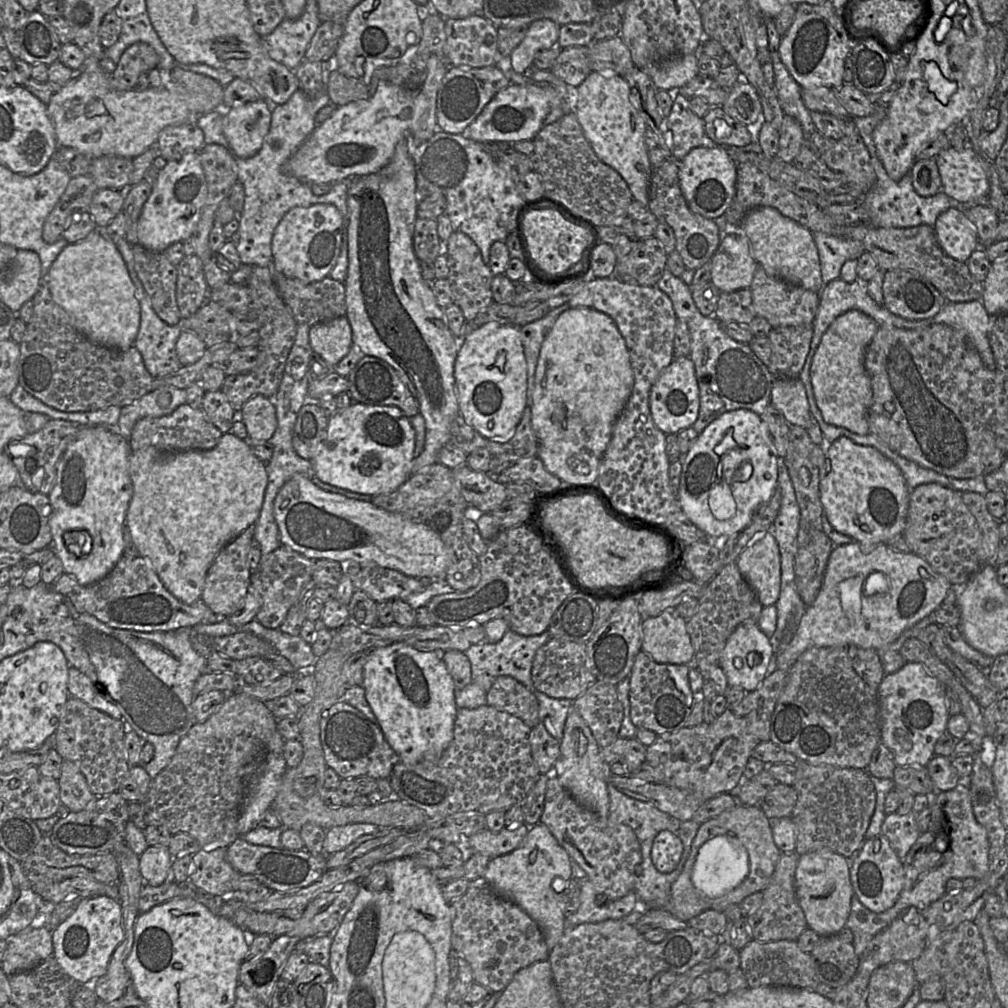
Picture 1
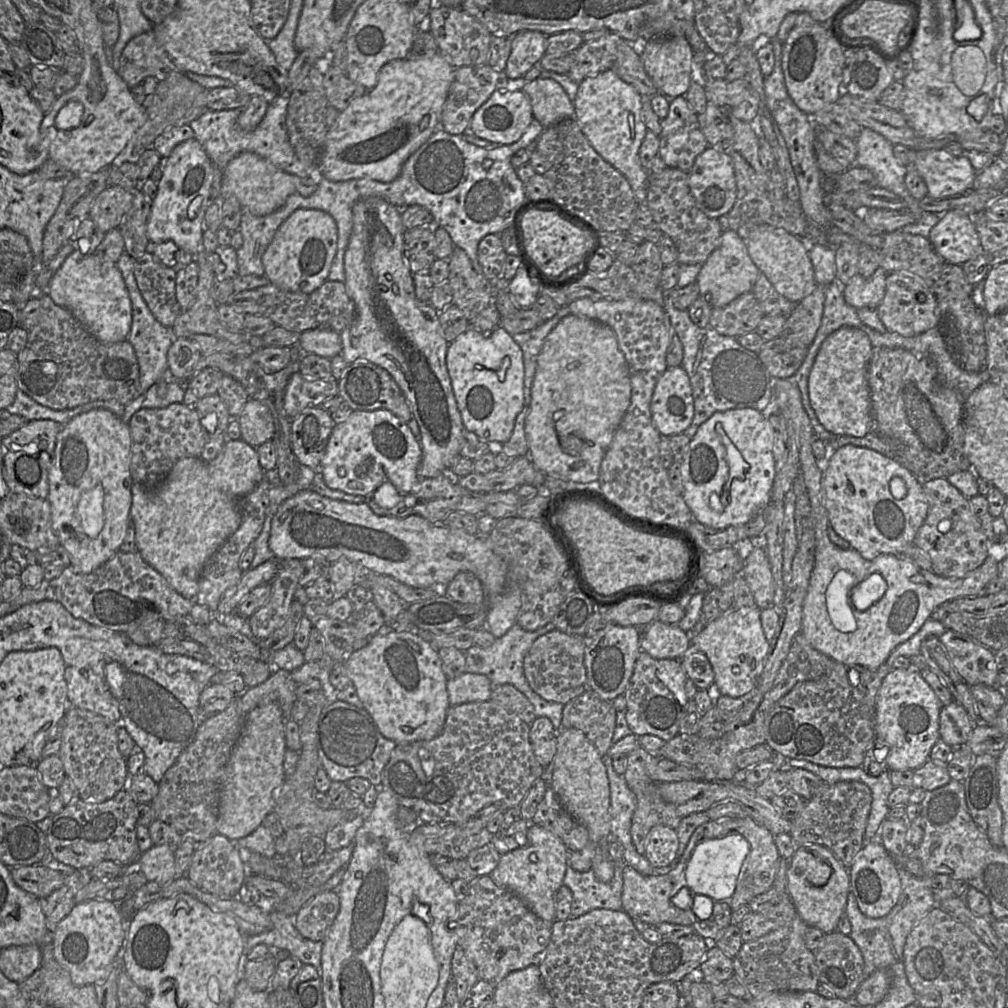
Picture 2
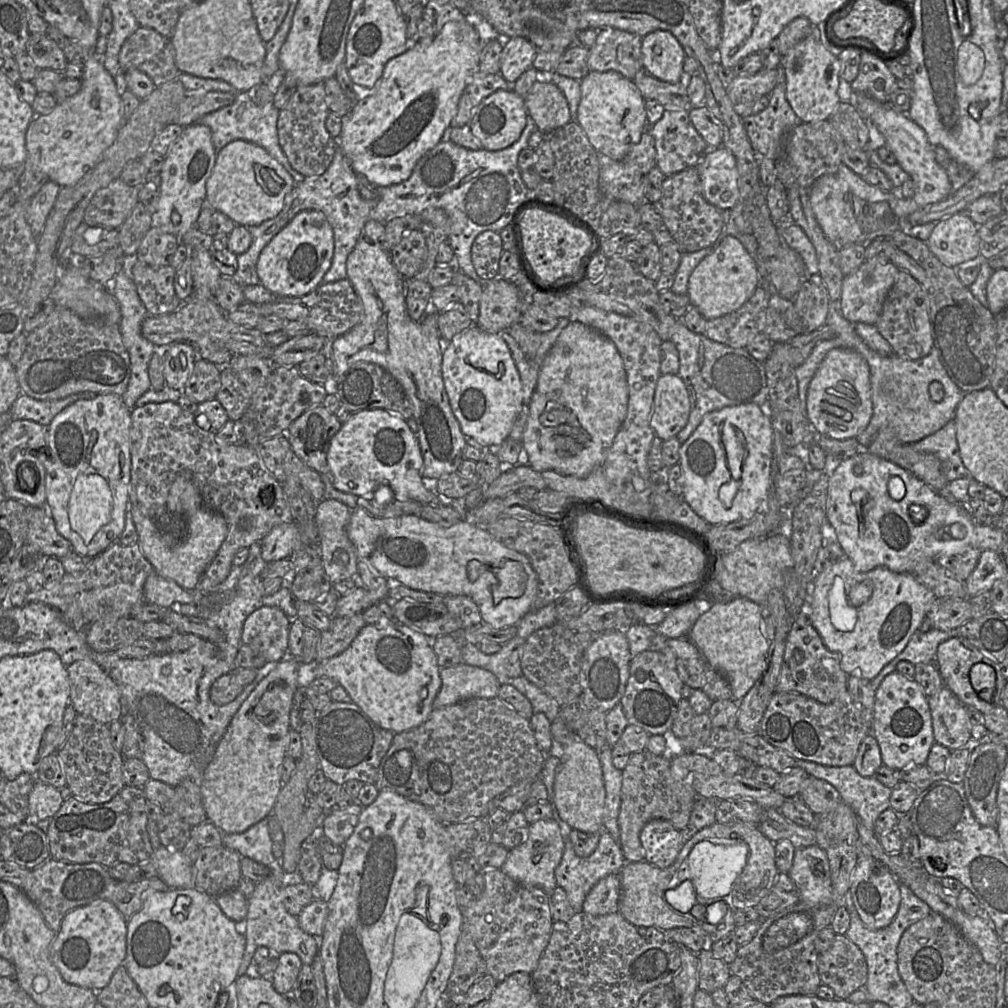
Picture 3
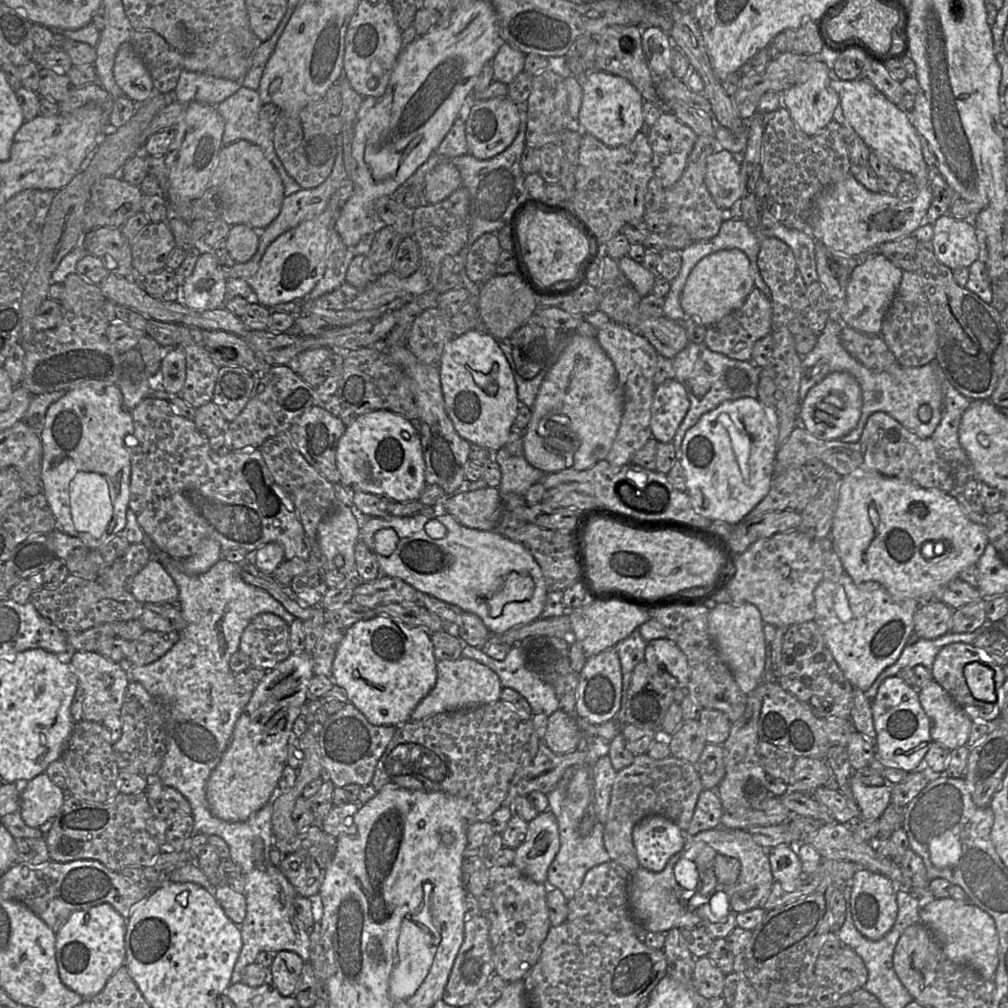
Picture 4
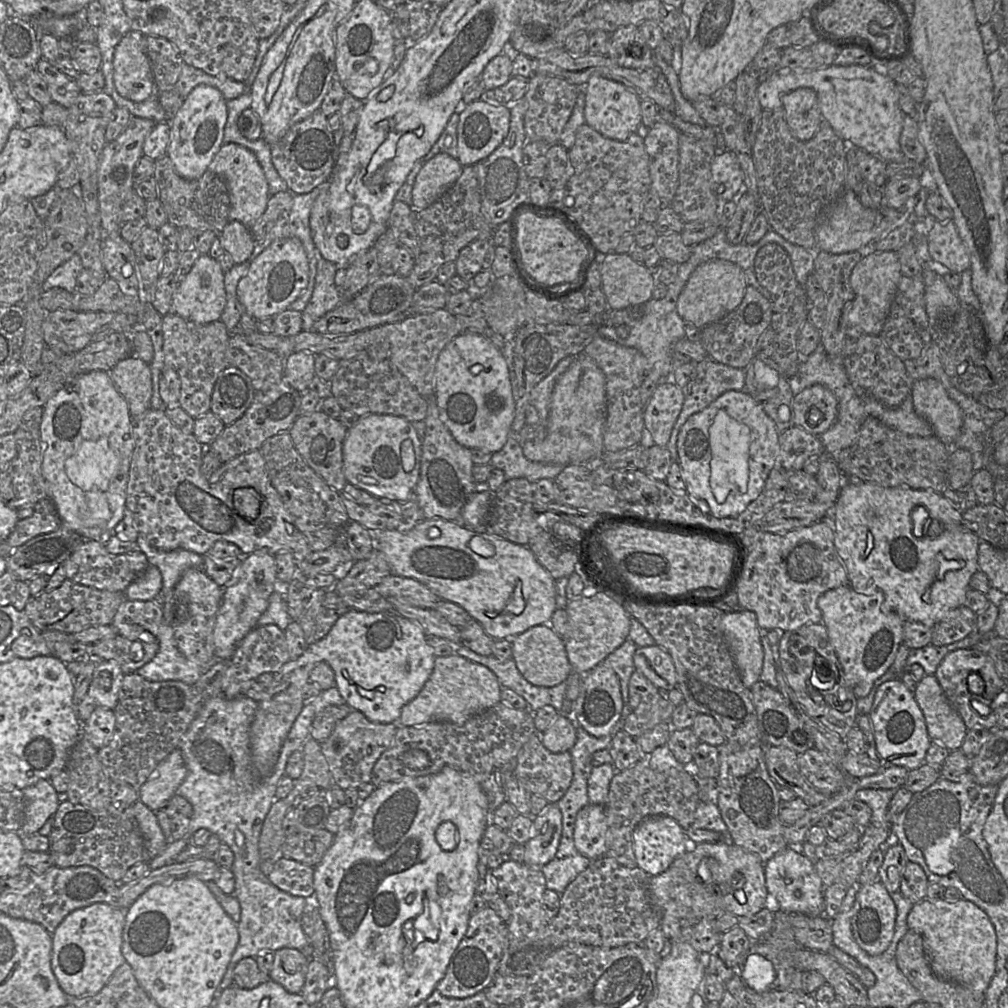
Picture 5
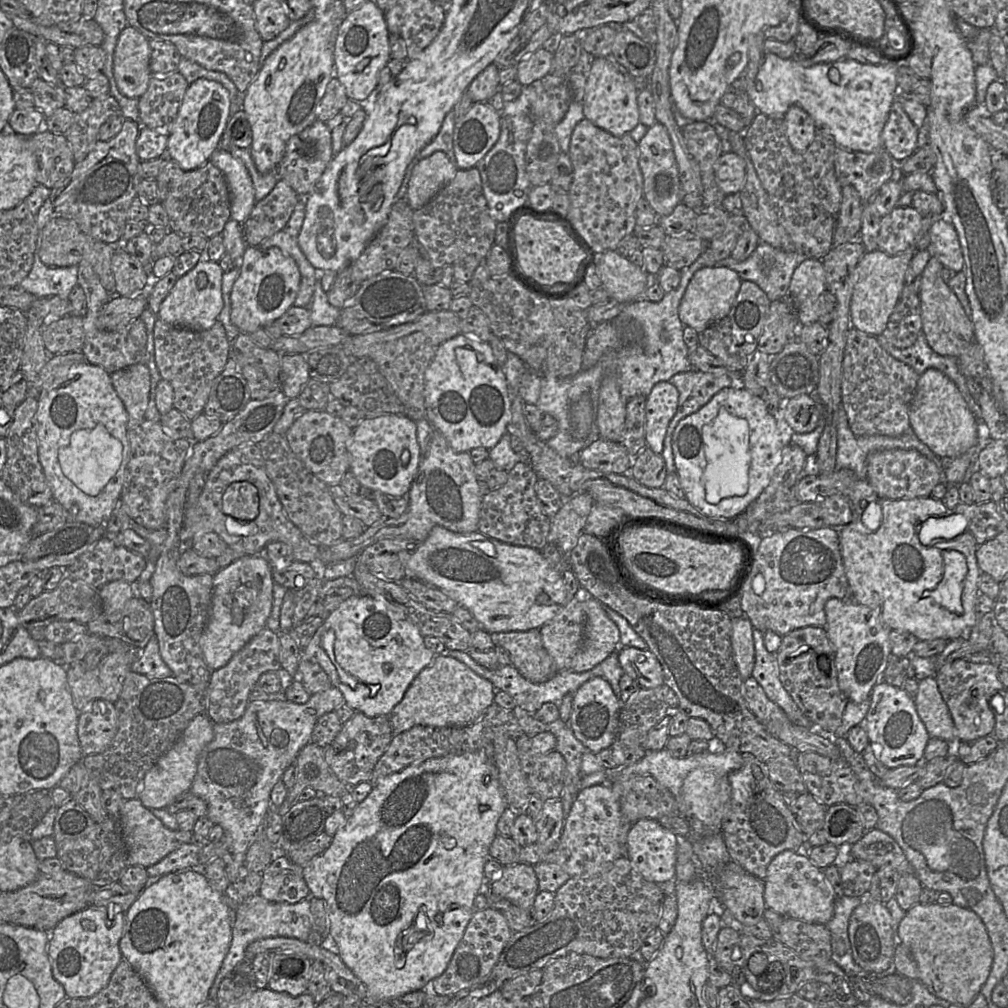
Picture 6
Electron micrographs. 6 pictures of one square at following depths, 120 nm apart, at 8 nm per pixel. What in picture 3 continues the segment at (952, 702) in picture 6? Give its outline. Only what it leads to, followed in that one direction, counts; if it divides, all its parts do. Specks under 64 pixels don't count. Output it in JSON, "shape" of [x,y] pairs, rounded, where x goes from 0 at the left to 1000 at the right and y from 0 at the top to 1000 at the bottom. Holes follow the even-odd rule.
{"shape":[[[944,632],[932,639],[929,646],[929,657],[928,660],[936,675],[936,680],[941,683],[944,688],[957,699],[964,700],[974,708],[980,707],[985,701],[994,699],[994,687],[999,677],[994,671],[991,659],[978,652],[973,646],[965,641],[958,633]],[[968,658],[976,658],[986,663],[988,669],[988,682],[985,692],[982,696],[974,694],[965,684],[961,666],[963,662]]]}

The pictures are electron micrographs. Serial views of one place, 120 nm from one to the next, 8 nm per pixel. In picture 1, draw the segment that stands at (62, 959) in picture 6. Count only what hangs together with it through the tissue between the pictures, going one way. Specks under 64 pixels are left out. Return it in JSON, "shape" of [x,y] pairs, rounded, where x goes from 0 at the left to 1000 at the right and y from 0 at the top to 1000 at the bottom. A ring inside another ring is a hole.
{"shape":[[[104,888],[93,889],[81,893],[72,906],[52,923],[53,948],[70,970],[79,976],[87,975],[91,970],[98,970],[105,965],[109,950],[122,931],[122,910],[118,894]]]}

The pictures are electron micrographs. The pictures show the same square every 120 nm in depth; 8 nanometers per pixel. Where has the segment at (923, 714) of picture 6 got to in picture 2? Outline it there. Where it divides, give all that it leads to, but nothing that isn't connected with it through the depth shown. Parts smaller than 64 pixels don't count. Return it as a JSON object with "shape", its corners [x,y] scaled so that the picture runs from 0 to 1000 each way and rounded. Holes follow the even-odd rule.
{"shape":[[[947,695],[935,700],[932,709],[932,729],[938,737],[945,741],[958,739],[967,717],[957,703]]]}

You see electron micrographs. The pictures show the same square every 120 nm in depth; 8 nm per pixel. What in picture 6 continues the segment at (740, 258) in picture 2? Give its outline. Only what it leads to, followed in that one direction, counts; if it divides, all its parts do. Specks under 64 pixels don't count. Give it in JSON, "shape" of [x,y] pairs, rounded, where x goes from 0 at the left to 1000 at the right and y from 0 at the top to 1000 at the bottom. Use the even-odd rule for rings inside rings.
{"shape":[[[701,264],[691,268],[685,278],[674,304],[674,315],[679,323],[697,329],[719,314],[733,290],[736,277],[728,268],[715,264]]]}

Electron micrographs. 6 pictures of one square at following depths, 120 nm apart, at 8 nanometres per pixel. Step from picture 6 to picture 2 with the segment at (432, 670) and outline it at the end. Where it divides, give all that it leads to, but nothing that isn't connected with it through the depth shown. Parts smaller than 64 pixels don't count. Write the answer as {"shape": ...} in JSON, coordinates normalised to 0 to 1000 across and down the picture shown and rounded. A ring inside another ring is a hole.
{"shape":[[[462,666],[443,675],[443,687],[446,700],[484,695],[487,693],[488,679],[483,671]]]}

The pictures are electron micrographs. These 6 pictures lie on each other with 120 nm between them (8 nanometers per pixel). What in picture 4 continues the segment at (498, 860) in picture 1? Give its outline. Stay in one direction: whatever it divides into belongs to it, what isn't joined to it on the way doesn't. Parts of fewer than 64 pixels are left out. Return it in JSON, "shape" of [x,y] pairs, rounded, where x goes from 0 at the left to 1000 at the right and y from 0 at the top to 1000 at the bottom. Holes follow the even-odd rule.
{"shape":[[[542,804],[524,815],[522,834],[511,842],[509,858],[530,875],[541,877],[544,861],[555,841],[553,813]]]}

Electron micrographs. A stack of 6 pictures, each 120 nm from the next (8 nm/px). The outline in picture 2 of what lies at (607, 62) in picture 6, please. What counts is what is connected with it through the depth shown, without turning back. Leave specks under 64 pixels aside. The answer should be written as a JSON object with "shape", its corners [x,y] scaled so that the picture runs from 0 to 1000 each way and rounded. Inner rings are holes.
{"shape":[[[607,69],[579,77],[573,84],[569,117],[588,148],[623,179],[632,200],[640,200],[643,175],[634,158],[634,147],[641,133],[636,117],[637,95]]]}

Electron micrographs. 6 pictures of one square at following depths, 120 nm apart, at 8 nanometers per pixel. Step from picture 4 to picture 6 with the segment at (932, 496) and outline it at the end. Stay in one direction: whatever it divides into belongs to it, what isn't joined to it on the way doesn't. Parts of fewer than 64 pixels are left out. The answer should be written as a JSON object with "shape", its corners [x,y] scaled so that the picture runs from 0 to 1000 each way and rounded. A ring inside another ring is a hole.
{"shape":[[[924,492],[891,496],[873,494],[871,498],[875,503],[875,517],[870,526],[864,527],[863,525],[861,525],[855,517],[854,510],[850,510],[849,516],[844,516],[843,519],[832,524],[833,544],[836,561],[844,584],[845,594],[848,597],[861,601],[863,603],[872,602],[876,617],[884,625],[902,627],[908,630],[912,635],[926,635],[930,633],[945,635],[951,632],[961,634],[964,623],[968,620],[970,616],[970,608],[968,607],[968,595],[971,590],[971,572],[974,568],[970,563],[968,556],[968,545],[970,543],[970,540],[967,536],[967,533],[964,531],[963,528],[957,527],[945,535],[930,536],[927,537],[924,541],[916,541],[911,533],[911,526],[913,524],[913,521],[923,513],[937,513],[941,508],[947,509],[945,506],[941,507],[935,496],[926,494]]]}

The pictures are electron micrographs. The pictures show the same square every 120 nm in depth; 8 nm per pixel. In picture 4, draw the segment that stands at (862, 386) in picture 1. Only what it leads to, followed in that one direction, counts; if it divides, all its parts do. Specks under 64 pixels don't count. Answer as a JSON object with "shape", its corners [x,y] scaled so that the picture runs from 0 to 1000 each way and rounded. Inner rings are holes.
{"shape":[[[825,369],[801,389],[794,400],[793,421],[803,430],[816,437],[833,437],[852,419],[855,389],[852,380],[841,369]]]}

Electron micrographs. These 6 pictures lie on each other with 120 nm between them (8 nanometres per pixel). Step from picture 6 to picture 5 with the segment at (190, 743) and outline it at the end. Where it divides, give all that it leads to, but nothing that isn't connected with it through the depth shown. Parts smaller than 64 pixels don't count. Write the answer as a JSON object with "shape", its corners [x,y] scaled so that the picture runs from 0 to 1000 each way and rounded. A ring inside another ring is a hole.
{"shape":[[[178,742],[173,743],[157,760],[151,765],[149,771],[138,784],[138,793],[150,804],[156,805],[163,795],[169,794],[175,787],[186,769],[186,762]]]}

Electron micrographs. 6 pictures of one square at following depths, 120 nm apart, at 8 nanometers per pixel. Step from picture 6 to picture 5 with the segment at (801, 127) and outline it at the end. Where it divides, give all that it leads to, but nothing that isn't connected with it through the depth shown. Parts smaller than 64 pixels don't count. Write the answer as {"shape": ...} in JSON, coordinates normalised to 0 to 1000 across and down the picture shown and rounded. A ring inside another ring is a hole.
{"shape":[[[793,87],[776,96],[780,120],[789,137],[803,140],[816,119],[811,93],[804,87]]]}

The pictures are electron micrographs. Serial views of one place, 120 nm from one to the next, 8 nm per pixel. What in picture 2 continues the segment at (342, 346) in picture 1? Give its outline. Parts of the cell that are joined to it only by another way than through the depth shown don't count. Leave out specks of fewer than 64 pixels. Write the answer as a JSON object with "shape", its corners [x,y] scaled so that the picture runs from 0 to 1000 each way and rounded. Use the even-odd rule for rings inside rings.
{"shape":[[[329,326],[304,327],[298,331],[297,345],[302,350],[328,356],[339,349],[338,332]]]}

